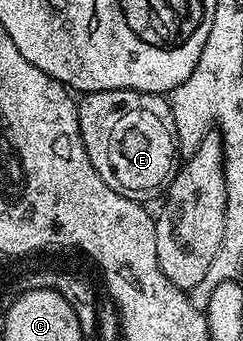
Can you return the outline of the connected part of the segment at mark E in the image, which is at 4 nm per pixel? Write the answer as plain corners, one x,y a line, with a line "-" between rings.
131,89
88,93
81,100
77,102
80,135
84,139
88,159
92,159
92,167
96,167
100,179
104,179
104,183
108,183
112,191
143,203
149,202
149,197
154,197
157,193
158,196
165,194
180,168
178,133
174,129
174,116
169,100
157,93
141,93

